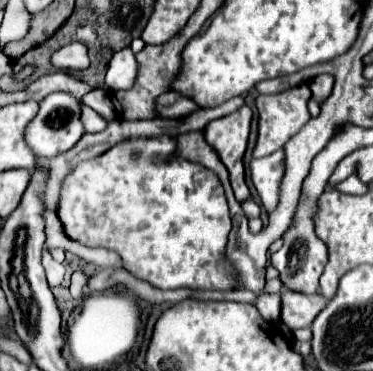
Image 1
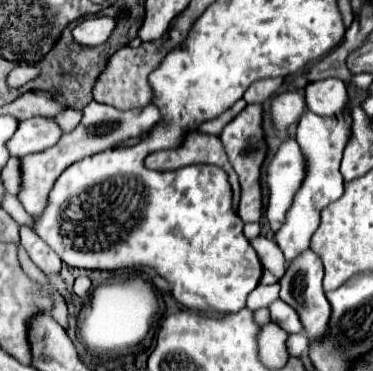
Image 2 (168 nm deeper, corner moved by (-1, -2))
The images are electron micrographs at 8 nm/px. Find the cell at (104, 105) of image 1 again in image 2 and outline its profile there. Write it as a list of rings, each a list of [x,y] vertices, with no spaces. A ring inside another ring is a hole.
[[[92,100],[86,108],[84,108],[84,118],[82,122],[78,124],[76,130],[72,130],[70,134],[64,134],[62,140],[44,150],[44,152],[38,152],[38,154],[30,154],[30,156],[24,156],[22,158],[22,190],[18,194],[22,206],[26,208],[28,214],[32,216],[40,216],[46,208],[46,200],[50,196],[50,188],[54,186],[54,180],[74,162],[86,158],[86,156],[92,156],[92,154],[98,154],[102,150],[108,150],[108,148],[114,148],[116,144],[120,144],[122,140],[126,138],[132,138],[140,132],[146,132],[150,128],[154,128],[158,122],[162,120],[162,112],[158,110],[156,104],[148,104],[144,108],[134,108],[134,110],[128,110],[128,112],[122,112],[122,110],[116,110],[112,106],[106,106],[106,104],[100,104],[96,100]]]

